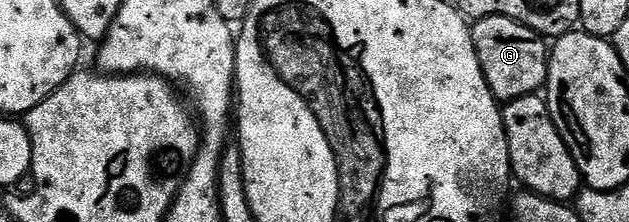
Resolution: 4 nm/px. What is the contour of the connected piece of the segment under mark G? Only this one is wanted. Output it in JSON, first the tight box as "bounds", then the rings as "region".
{"bounds":[471,17,549,103],"region":[[[481,17],[471,25],[471,38],[485,75],[485,83],[489,83],[489,91],[496,101],[506,103],[530,97],[546,86],[549,45],[528,25],[508,17]]]}

